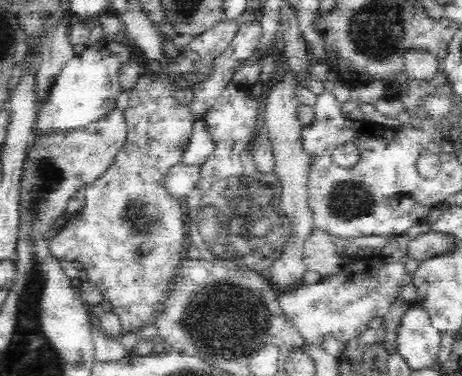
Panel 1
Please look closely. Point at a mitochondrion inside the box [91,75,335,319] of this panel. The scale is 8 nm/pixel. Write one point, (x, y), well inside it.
(236, 218)

